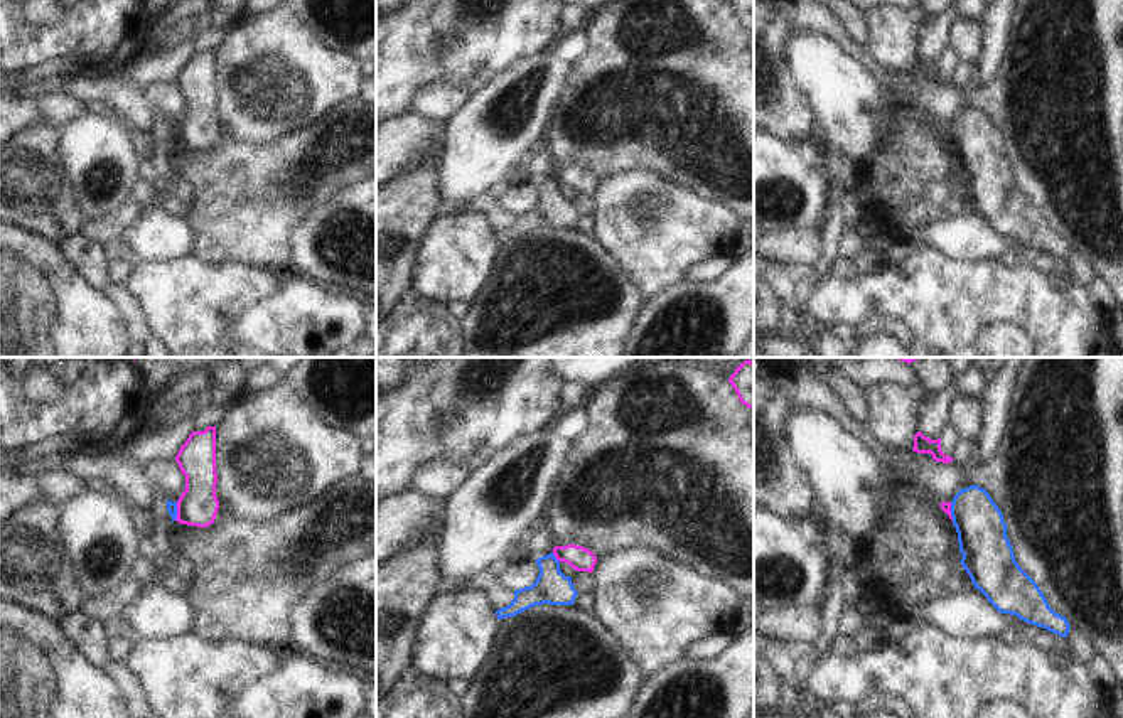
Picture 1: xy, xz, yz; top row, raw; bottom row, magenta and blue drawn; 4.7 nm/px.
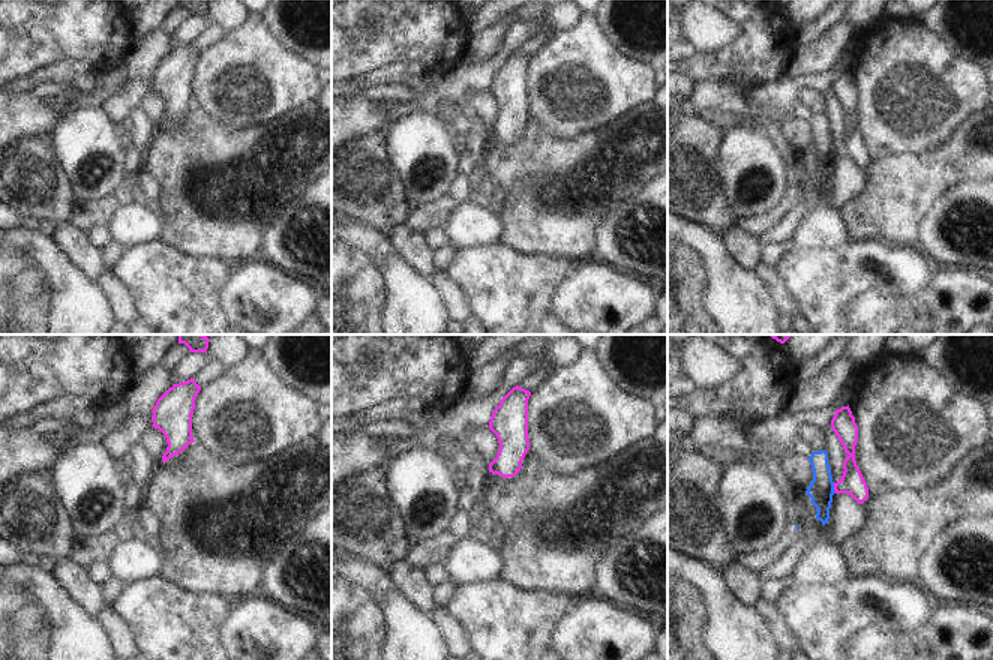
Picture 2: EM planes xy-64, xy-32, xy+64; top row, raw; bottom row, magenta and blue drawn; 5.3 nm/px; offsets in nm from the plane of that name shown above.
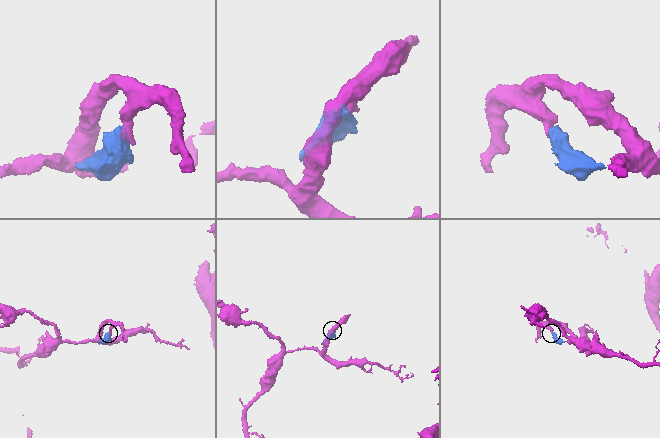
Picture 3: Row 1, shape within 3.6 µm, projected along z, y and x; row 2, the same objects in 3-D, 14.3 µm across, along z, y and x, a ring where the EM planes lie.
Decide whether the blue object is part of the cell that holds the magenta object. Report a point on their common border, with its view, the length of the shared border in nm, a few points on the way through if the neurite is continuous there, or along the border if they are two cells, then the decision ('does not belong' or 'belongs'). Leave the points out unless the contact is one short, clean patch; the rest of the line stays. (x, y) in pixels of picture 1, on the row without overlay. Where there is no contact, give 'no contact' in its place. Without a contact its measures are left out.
meets magenta in xz at (555, 179); contact 60 nm long; border along xz (552, 176), (558, 184); does not belong

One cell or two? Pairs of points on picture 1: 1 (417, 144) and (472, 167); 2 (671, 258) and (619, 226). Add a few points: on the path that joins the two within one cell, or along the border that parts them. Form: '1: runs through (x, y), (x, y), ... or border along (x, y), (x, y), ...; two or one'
1: border along (445, 123), (435, 159); two
2: runs through (658, 245), (639, 226), (633, 226); one

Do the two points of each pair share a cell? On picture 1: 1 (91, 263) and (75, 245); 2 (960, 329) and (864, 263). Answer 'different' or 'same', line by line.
1: same
2: different

